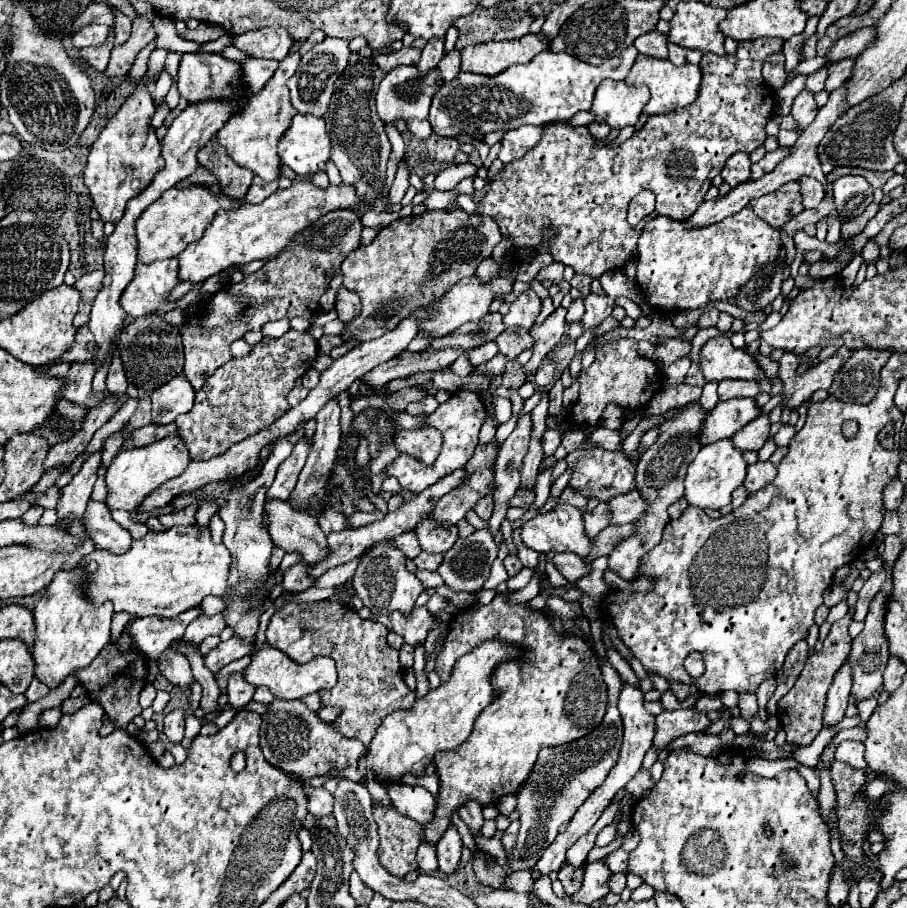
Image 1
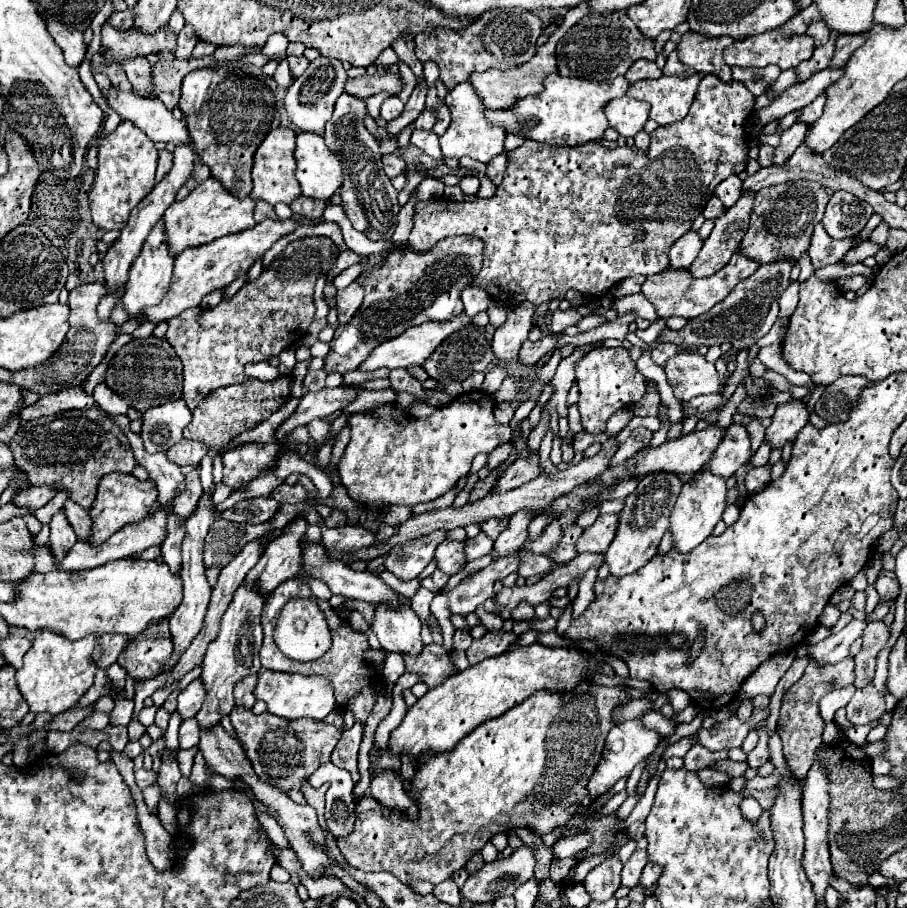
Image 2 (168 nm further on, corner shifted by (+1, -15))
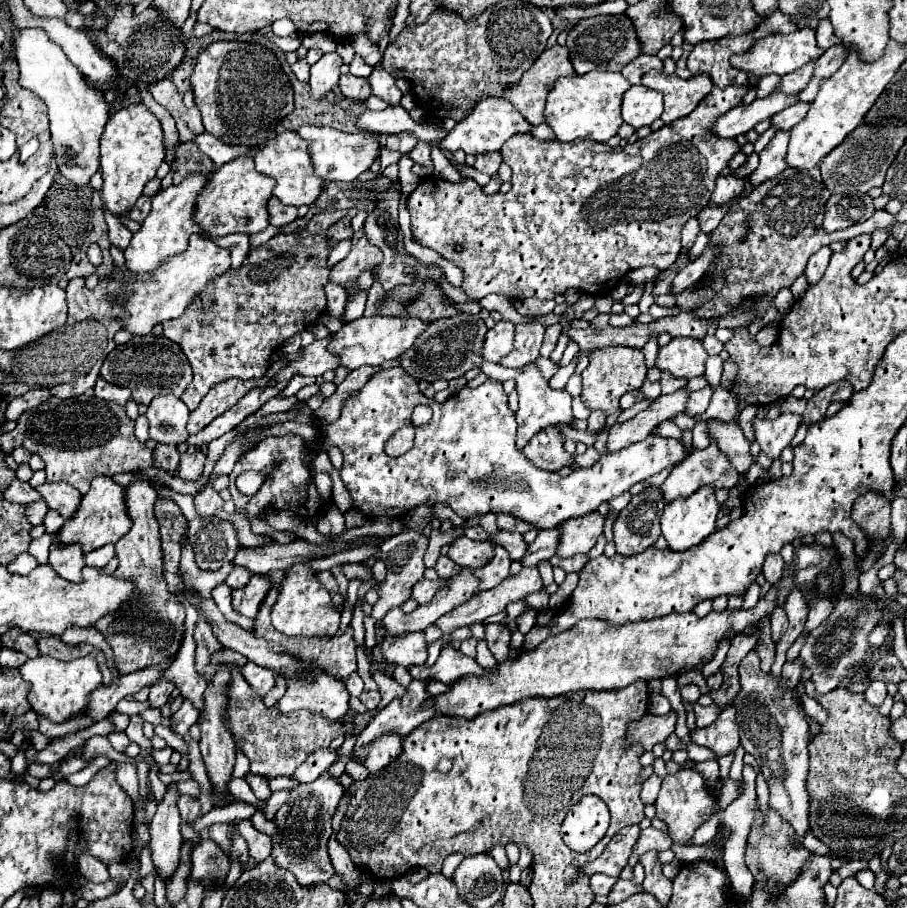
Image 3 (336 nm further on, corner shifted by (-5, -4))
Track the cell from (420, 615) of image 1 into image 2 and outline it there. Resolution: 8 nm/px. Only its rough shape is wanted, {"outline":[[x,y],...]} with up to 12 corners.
{"outline":[[438,644],[404,656],[408,672],[422,674],[430,689],[454,674]]}

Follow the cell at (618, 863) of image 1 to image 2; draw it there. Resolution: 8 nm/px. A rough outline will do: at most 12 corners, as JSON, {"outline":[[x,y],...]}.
{"outline":[[636,850],[622,868],[622,884],[634,888],[648,862],[644,850]]}

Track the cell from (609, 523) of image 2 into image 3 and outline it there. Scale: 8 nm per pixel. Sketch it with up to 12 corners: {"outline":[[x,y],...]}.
{"outline":[[598,511],[558,525],[556,557],[588,553],[602,535]]}

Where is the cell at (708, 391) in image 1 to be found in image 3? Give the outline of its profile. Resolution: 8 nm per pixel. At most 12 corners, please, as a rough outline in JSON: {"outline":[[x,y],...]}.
{"outline":[[696,422],[692,433],[692,450],[710,444],[708,422]]}

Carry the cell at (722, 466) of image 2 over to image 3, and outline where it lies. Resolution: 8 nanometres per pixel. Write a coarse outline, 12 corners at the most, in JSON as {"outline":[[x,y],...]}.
{"outline":[[716,445],[692,451],[660,485],[674,501],[702,485],[732,489],[738,471]]}

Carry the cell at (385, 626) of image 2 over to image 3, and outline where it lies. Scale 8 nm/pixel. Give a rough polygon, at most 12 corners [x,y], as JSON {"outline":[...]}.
{"outline":[[424,633],[386,637],[388,663],[412,667],[426,663]]}

